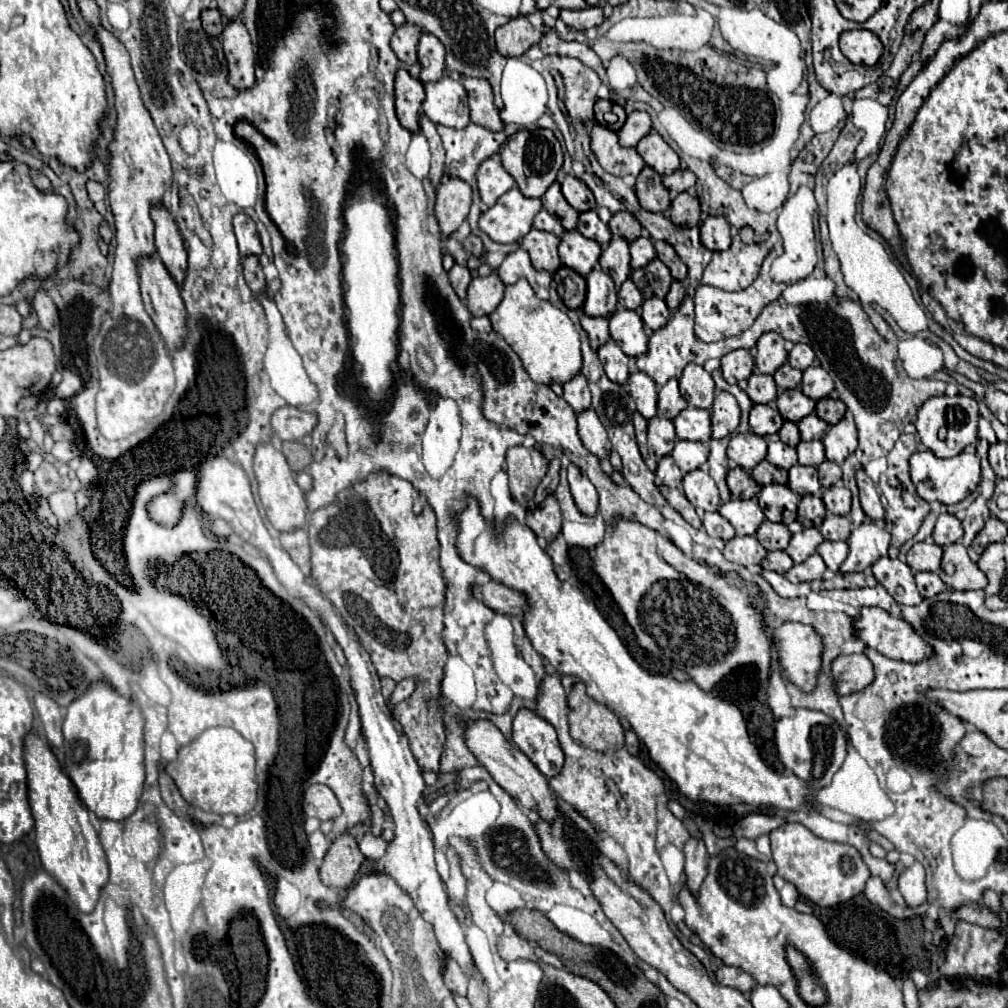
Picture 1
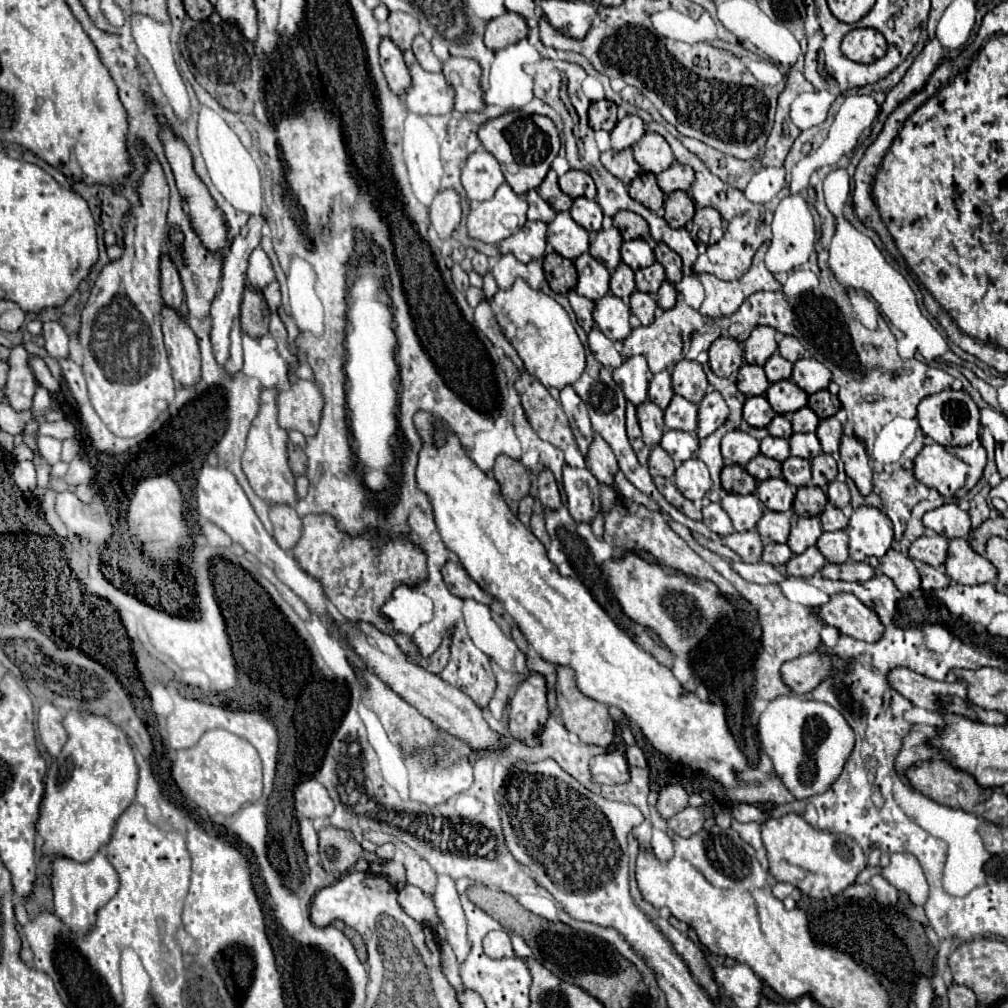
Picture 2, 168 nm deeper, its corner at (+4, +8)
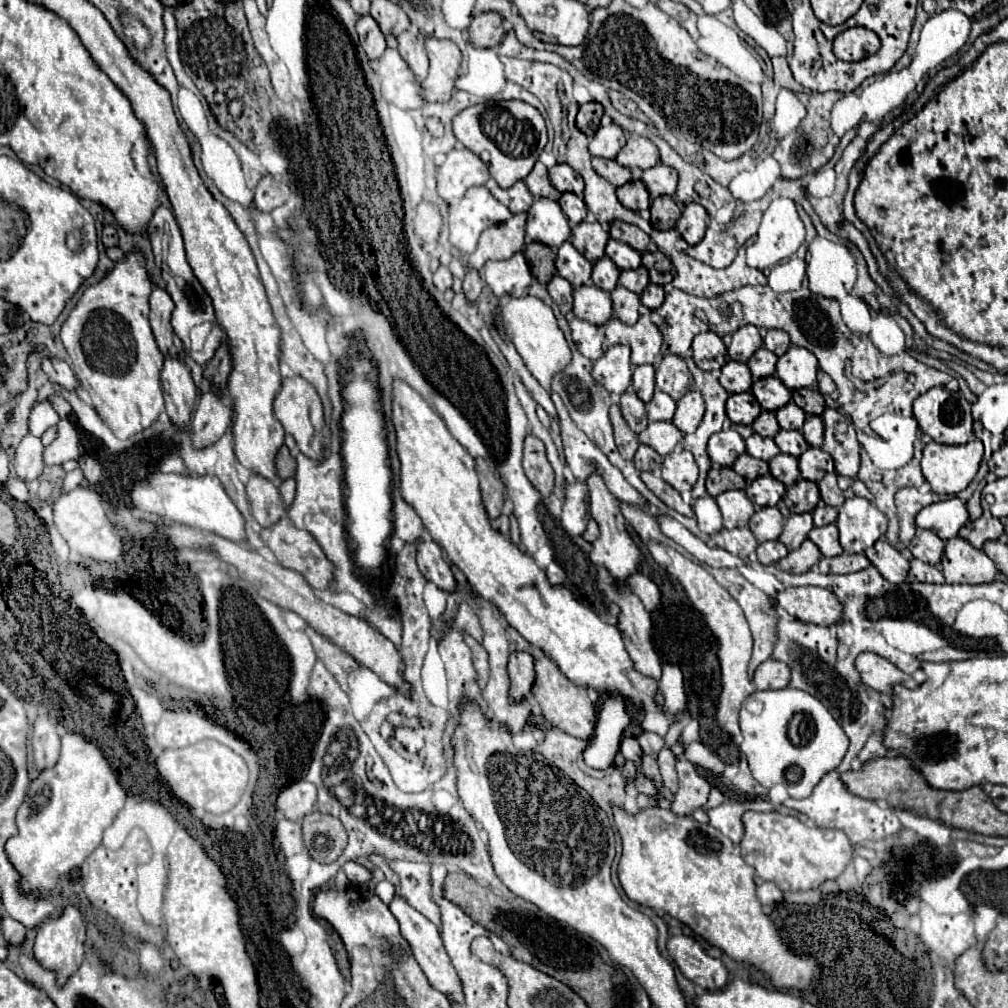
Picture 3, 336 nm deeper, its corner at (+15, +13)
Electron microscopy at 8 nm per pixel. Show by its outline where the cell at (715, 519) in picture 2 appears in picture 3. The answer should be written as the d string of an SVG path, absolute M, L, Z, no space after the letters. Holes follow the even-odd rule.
M705 495L705 497L699 497L695 503L693 503L693 511L695 511L695 519L699 523L699 529L703 533L717 533L721 531L723 527L723 519L721 519L721 511L717 509L717 503L711 495Z

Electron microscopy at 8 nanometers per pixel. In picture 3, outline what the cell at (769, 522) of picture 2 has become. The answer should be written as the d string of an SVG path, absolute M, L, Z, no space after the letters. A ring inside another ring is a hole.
M759 507L749 521L749 529L759 543L779 539L783 531L783 515L777 507Z

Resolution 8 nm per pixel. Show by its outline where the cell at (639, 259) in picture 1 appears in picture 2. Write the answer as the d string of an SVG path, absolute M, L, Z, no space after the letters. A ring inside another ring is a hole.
M630 240L622 244L622 262L628 264L632 270L640 270L652 266L654 252L648 242L644 240Z

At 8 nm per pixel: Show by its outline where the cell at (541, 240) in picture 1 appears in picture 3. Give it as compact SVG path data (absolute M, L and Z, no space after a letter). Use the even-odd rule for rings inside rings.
M527 213L513 215L501 225L493 225L481 233L477 251L469 257L469 267L483 269L489 259L509 259L525 249Z

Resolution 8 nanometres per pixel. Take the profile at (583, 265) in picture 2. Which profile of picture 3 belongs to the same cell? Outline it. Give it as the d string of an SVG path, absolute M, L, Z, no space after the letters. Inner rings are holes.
M565 241L565 245L559 247L557 251L557 261L555 261L557 273L567 279L575 289L581 285L591 285L591 269L593 265L569 243Z

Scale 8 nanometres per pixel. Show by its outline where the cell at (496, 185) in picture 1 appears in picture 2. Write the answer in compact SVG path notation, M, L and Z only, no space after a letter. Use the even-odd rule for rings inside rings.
M486 150L468 156L462 168L462 186L470 202L490 200L500 184L504 184L504 174L498 160Z

